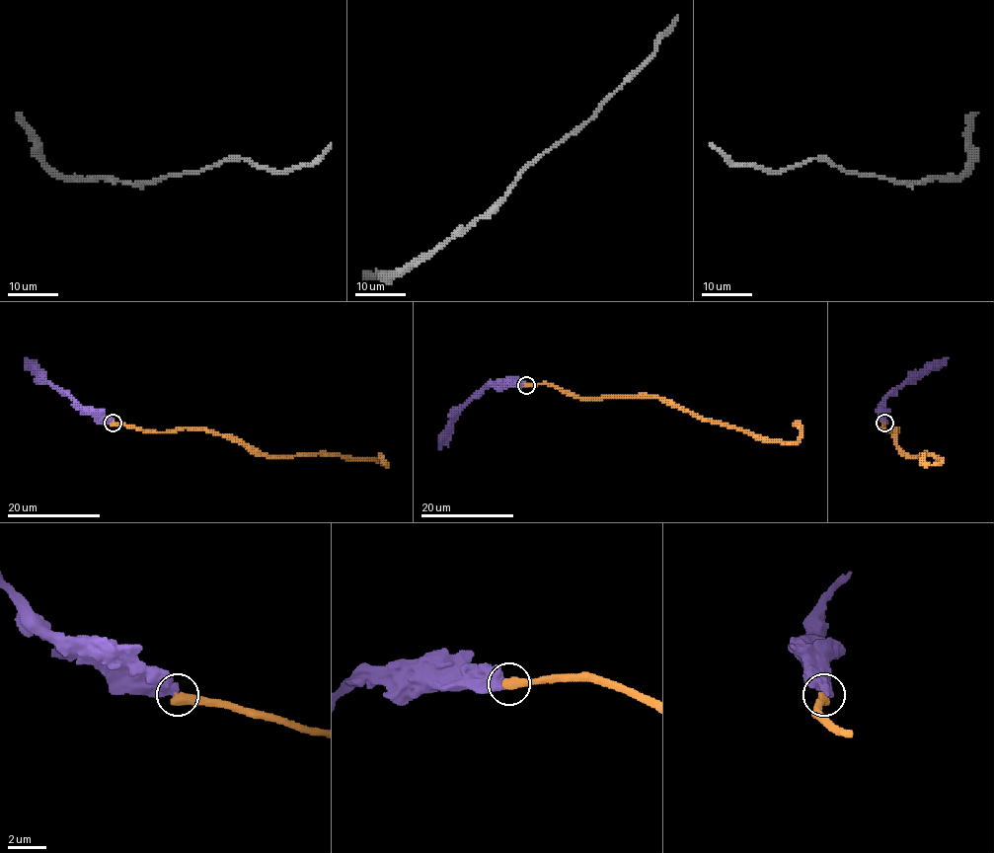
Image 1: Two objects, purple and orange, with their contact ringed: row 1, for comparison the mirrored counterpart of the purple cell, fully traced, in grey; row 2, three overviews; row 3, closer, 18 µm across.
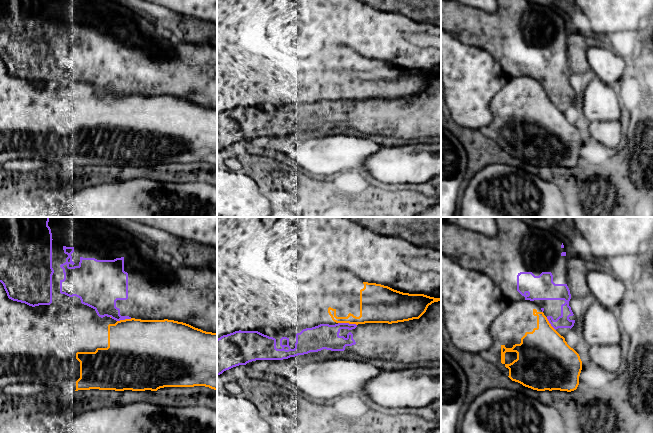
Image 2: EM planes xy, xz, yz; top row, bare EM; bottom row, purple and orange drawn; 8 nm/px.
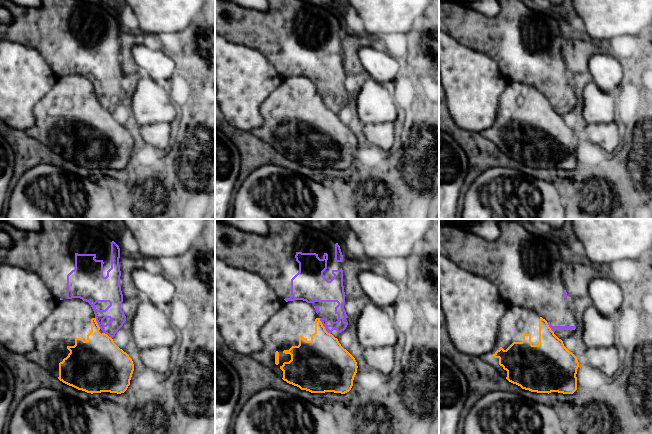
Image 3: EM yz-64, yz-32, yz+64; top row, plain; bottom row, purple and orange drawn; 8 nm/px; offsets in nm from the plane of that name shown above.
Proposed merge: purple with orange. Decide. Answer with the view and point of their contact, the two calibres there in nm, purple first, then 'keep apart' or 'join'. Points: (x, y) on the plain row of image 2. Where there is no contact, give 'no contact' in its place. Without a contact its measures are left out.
xz (347, 99) | 200/240 nm | keep apart

